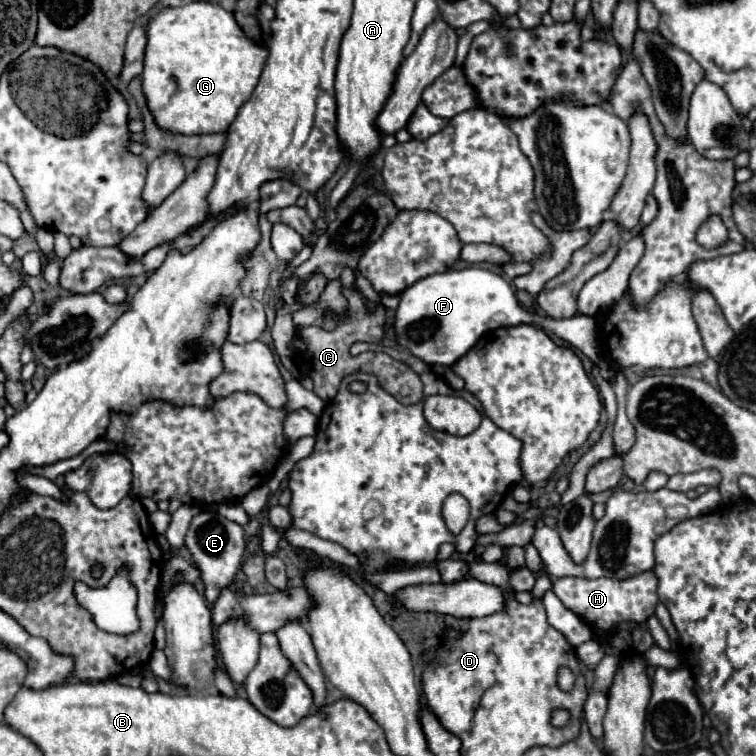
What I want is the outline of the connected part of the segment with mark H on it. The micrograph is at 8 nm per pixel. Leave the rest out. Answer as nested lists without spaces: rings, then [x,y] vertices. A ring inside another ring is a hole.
[[[644,571],[640,575],[628,579],[580,579],[580,577],[560,577],[554,579],[552,589],[558,599],[578,617],[582,617],[596,631],[610,631],[622,621],[646,621],[654,615],[654,607],[658,605],[656,595],[656,575],[652,571]]]

